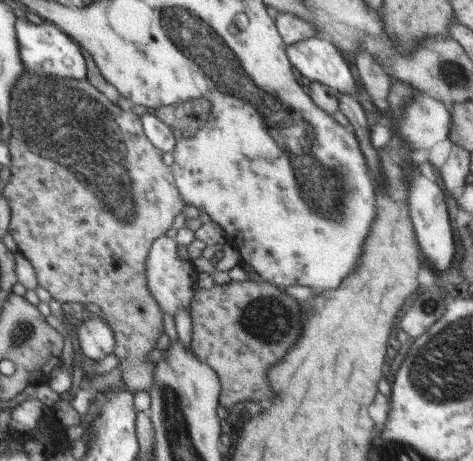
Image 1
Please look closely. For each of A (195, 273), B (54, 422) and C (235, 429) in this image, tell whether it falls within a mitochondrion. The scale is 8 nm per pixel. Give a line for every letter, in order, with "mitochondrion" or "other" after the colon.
A: other
B: other
C: other

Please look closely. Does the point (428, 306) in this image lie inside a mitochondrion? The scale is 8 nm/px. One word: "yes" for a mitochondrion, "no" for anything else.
yes

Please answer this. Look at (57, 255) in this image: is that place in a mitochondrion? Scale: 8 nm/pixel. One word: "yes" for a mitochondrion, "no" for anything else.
no

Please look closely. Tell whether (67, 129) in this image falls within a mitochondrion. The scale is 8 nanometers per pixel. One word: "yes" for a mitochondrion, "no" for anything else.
yes

